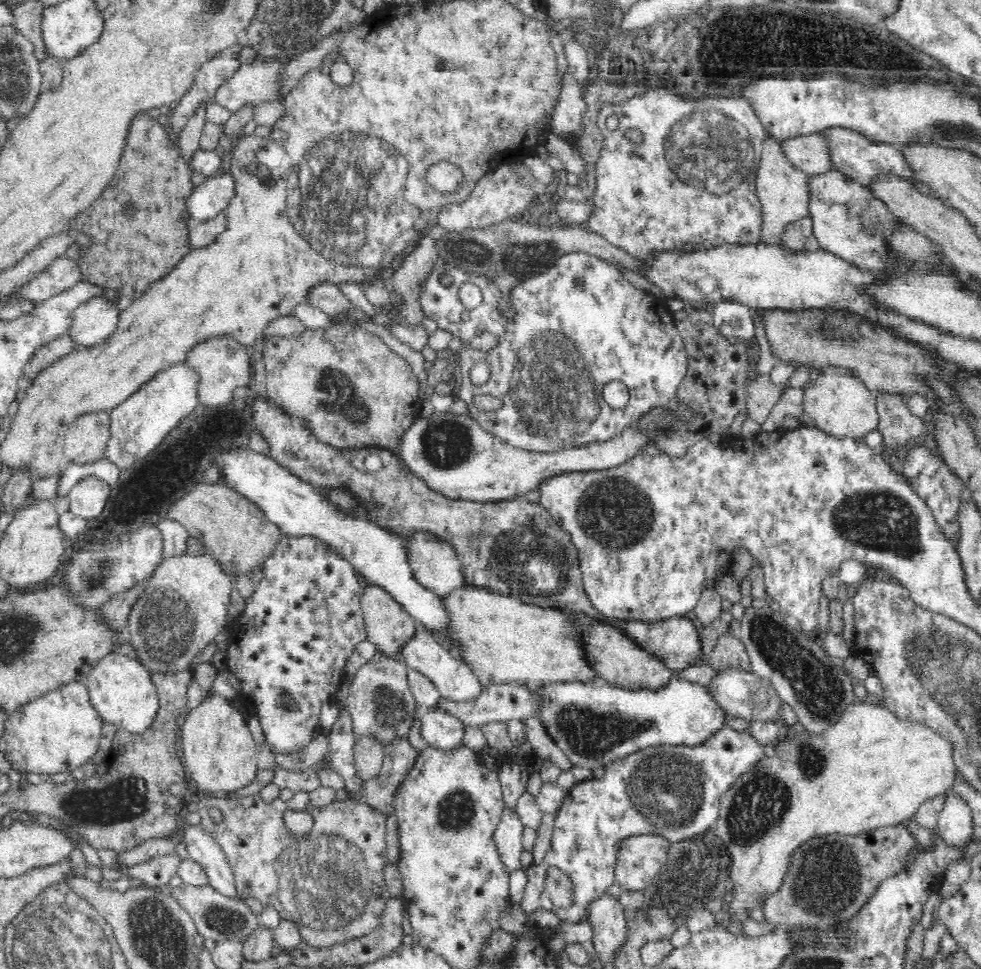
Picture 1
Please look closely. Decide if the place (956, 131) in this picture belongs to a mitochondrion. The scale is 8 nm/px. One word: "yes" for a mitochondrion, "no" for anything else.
yes

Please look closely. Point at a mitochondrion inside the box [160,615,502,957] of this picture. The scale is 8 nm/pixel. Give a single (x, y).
(330, 882)

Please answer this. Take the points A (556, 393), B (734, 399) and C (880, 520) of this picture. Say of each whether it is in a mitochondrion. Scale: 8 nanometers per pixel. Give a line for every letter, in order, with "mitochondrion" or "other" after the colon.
A: mitochondrion
B: other
C: mitochondrion

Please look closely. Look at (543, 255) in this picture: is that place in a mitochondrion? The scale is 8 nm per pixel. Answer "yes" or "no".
yes

